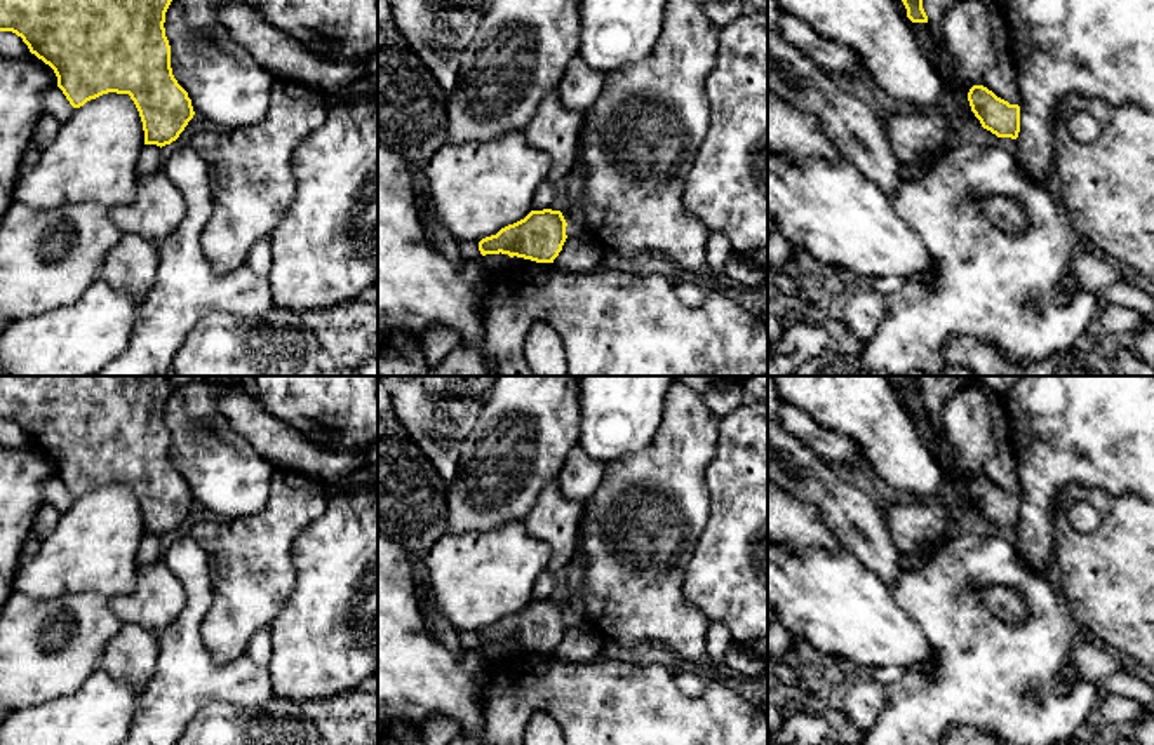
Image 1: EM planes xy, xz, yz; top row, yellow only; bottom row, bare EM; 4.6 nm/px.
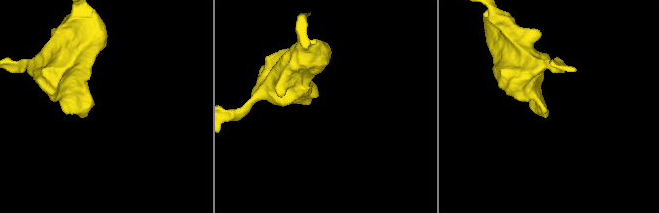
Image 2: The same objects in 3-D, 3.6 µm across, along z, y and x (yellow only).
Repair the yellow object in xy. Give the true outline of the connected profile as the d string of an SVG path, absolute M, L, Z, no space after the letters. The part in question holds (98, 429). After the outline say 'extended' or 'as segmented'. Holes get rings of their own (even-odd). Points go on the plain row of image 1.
M0 376L0 421L21 426L30 442L54 460L73 498L108 482L129 484L143 512L144 534L162 538L176 531L195 505L171 458L164 413L172 388L169 376Z; as segmented

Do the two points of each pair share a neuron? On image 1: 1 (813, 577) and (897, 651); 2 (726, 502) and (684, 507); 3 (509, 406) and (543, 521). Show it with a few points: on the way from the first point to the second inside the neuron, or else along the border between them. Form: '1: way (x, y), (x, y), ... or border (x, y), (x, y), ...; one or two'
1: way (834, 597), (855, 618), (876, 630); one
2: border (709, 463), (705, 469), (709, 519), (697, 542); two
3: border (556, 479), (540, 493), (523, 521); two

